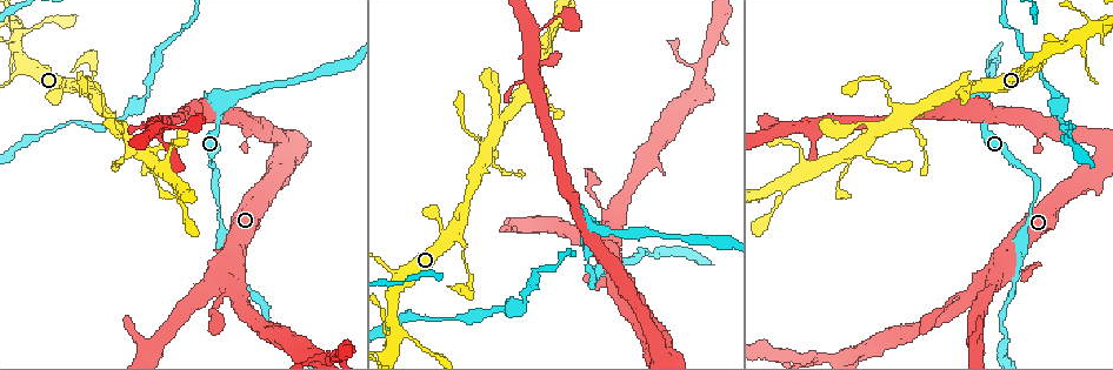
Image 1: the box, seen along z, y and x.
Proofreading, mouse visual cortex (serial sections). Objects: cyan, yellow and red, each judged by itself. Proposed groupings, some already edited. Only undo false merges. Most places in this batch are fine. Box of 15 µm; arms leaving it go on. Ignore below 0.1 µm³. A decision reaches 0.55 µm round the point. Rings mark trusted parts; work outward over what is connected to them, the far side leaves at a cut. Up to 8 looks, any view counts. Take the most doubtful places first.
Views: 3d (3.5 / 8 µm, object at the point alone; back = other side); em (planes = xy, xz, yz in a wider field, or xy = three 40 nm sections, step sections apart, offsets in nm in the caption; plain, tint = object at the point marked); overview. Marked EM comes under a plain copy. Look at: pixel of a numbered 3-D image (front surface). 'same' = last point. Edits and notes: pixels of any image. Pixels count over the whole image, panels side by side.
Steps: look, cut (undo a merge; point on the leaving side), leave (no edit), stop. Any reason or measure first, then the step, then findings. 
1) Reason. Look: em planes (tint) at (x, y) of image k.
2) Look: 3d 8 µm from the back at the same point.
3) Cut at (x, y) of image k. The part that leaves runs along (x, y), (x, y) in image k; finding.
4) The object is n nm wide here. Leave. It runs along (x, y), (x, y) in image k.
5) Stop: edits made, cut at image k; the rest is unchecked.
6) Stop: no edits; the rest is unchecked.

Look: 3d 3.5 µm at (608, 215) of image 1.

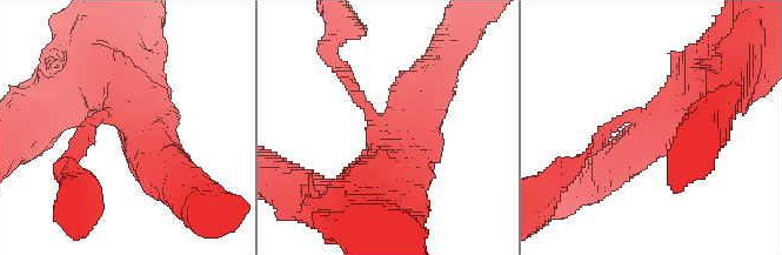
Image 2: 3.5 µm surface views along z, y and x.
3 arms meet here; the arms are 150, 600, 700 nm wide; need the tissue. Look: em xy step 3 (tint) at (645, 119) of image 2.

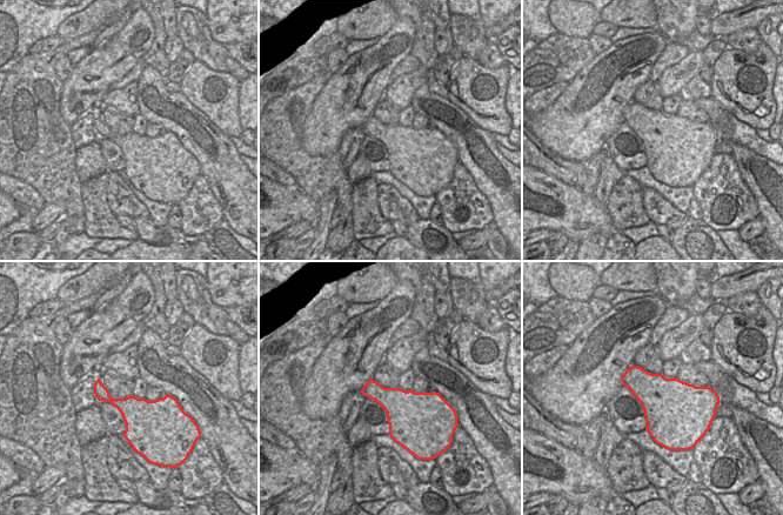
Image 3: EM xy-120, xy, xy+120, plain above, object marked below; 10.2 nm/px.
Leave. It runs along (695, 91), (589, 148) in image 2; continuous, no second cell.

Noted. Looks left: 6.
Arms part here. Look: 3d 3.5 µm at (907, 113) of image 1.

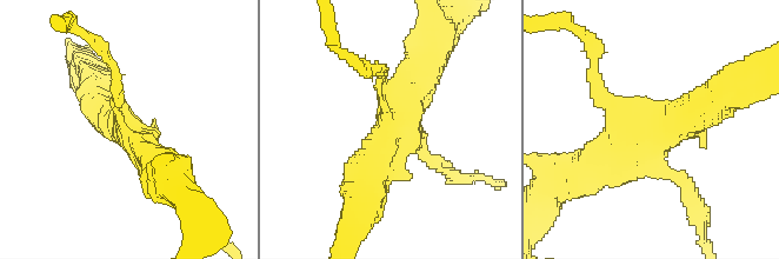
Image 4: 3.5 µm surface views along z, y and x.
Look: em xy step 5 (tint) at (125, 130) of image 4.

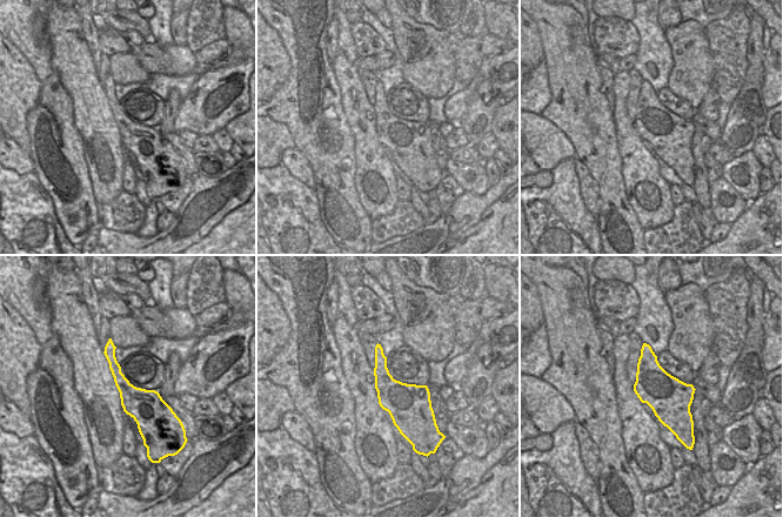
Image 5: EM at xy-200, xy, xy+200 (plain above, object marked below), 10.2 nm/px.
Leave. Continuous, no second cell.

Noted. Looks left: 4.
Sharp bend. Look: 3d 3.5 µm at (467, 290) of image 1.

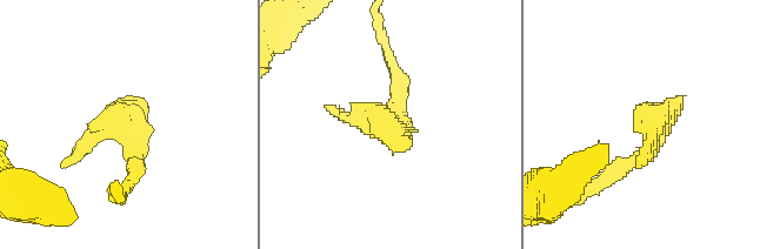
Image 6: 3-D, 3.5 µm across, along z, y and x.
Need the tissue. Look: em planes (tint) at (396, 120) of image 6.

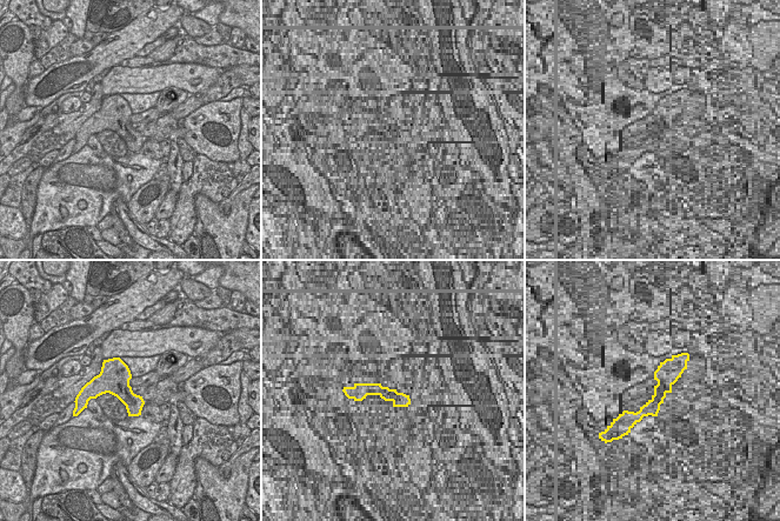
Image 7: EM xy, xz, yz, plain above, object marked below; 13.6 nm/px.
Look: em xy step 5 (tint) at the same point.

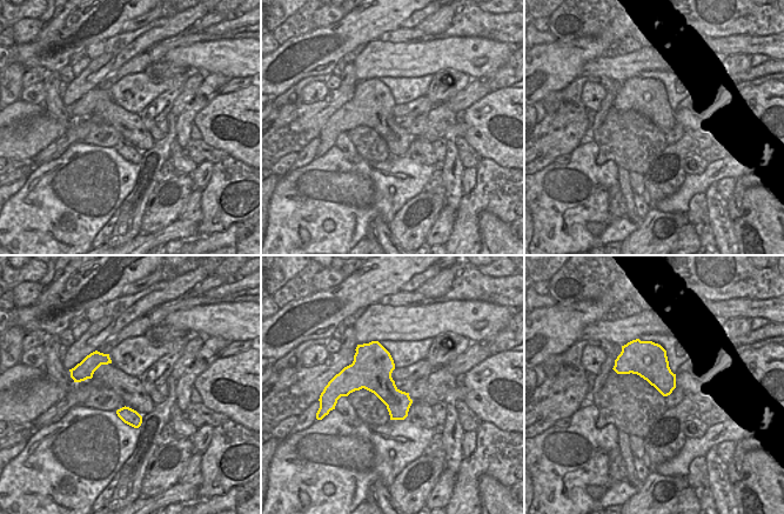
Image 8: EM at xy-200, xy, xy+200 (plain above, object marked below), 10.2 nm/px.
The object is 360 nm wide here. Leave. It runs along (390, 59), (394, 121), (339, 113) in image 6; continuous, no second cell.

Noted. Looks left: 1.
Stop: no edits; the rest is unchecked.

